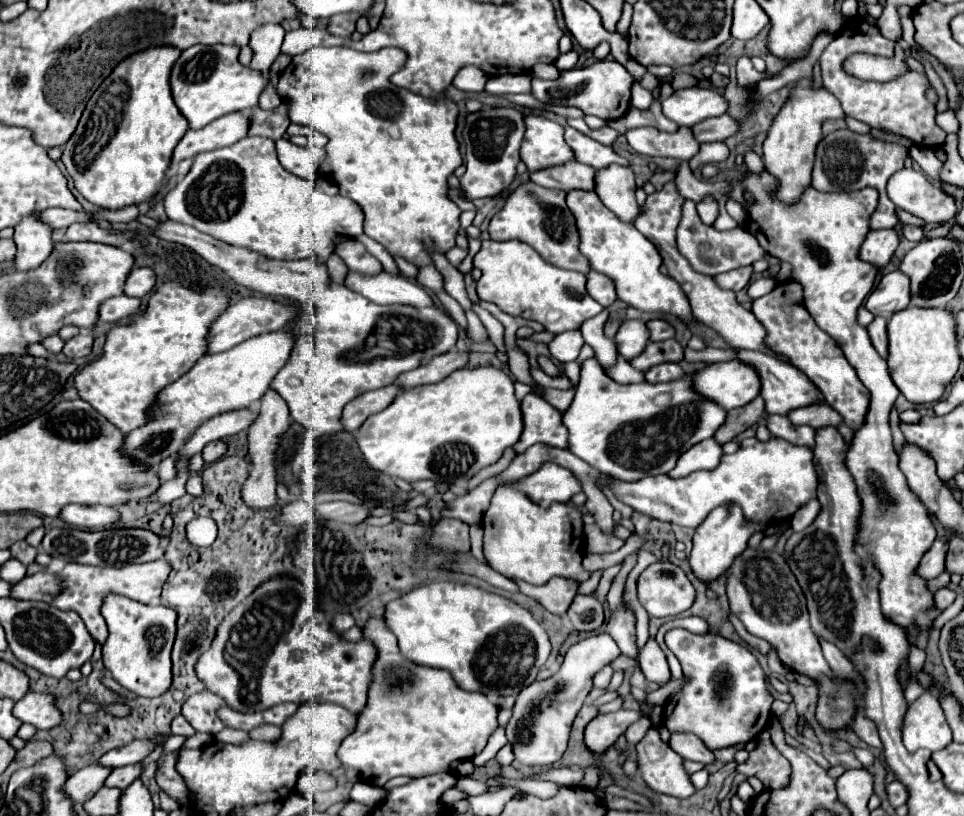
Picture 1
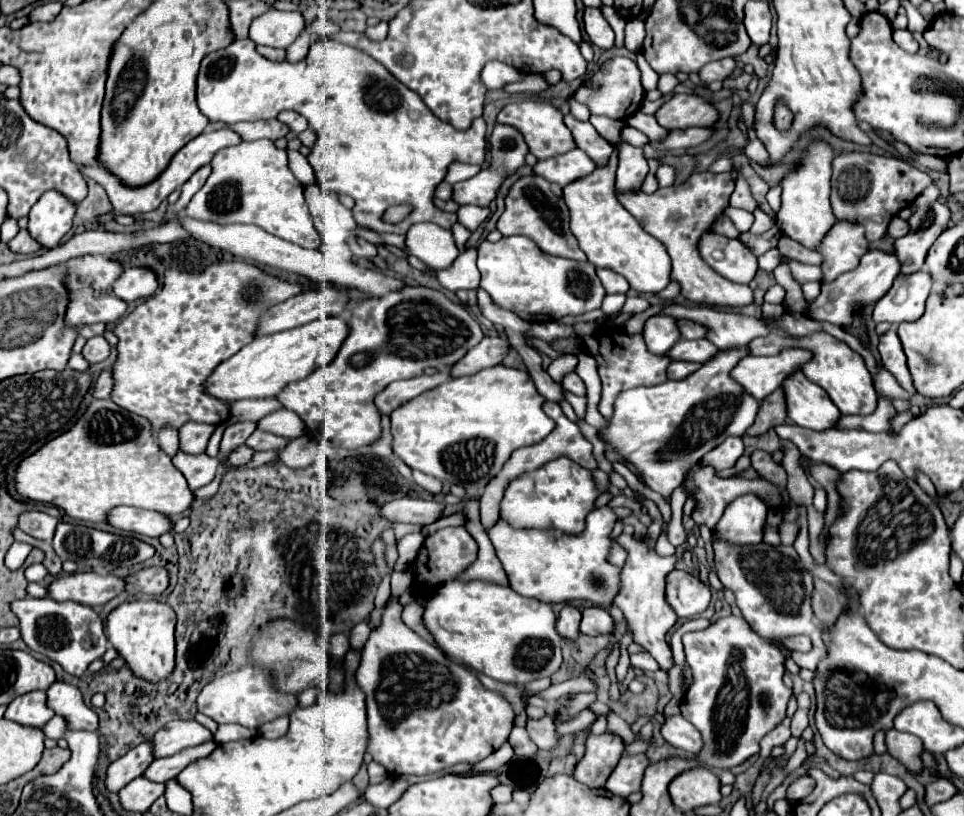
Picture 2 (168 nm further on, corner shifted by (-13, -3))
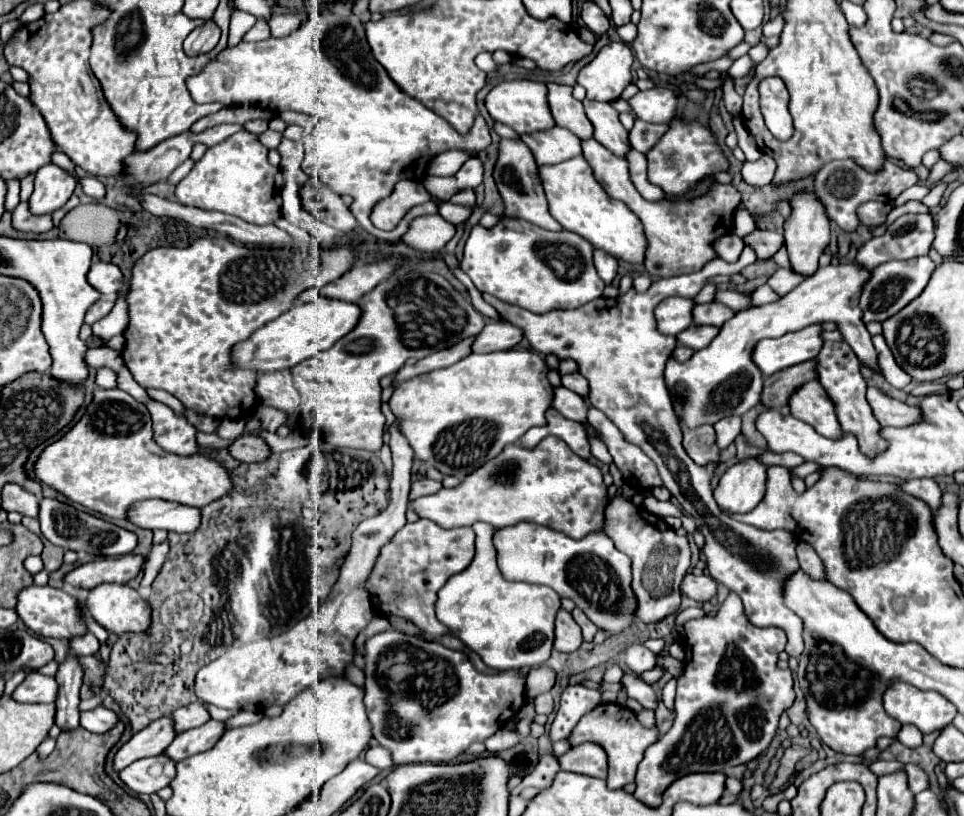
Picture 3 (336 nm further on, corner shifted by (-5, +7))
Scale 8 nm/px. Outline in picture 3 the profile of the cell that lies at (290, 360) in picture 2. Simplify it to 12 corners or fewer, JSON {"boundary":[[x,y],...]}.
{"boundary":[[315,297],[233,349],[241,369],[293,367],[357,325],[357,303]]}

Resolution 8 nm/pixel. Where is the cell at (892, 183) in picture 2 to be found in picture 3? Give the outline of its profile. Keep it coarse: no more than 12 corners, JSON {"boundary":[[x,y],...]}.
{"boundary":[[831,161],[815,173],[815,195],[847,233],[861,203],[893,201],[917,183],[911,169],[885,161],[867,173]]}

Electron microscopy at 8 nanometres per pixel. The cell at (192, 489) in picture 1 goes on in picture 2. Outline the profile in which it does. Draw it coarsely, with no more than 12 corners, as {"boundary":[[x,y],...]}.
{"boundary":[[179,451],[173,465],[195,491],[213,481],[219,467],[209,455]]}

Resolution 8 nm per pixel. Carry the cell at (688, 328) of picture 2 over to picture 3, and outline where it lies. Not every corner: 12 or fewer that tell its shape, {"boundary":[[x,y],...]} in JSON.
{"boundary":[[705,303],[693,309],[697,325],[721,327],[735,317],[723,303]]}

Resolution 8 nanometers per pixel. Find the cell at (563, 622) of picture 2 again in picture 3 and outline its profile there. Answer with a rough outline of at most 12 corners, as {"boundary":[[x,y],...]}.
{"boundary":[[561,609],[555,621],[553,647],[573,653],[581,647],[579,625]]}

